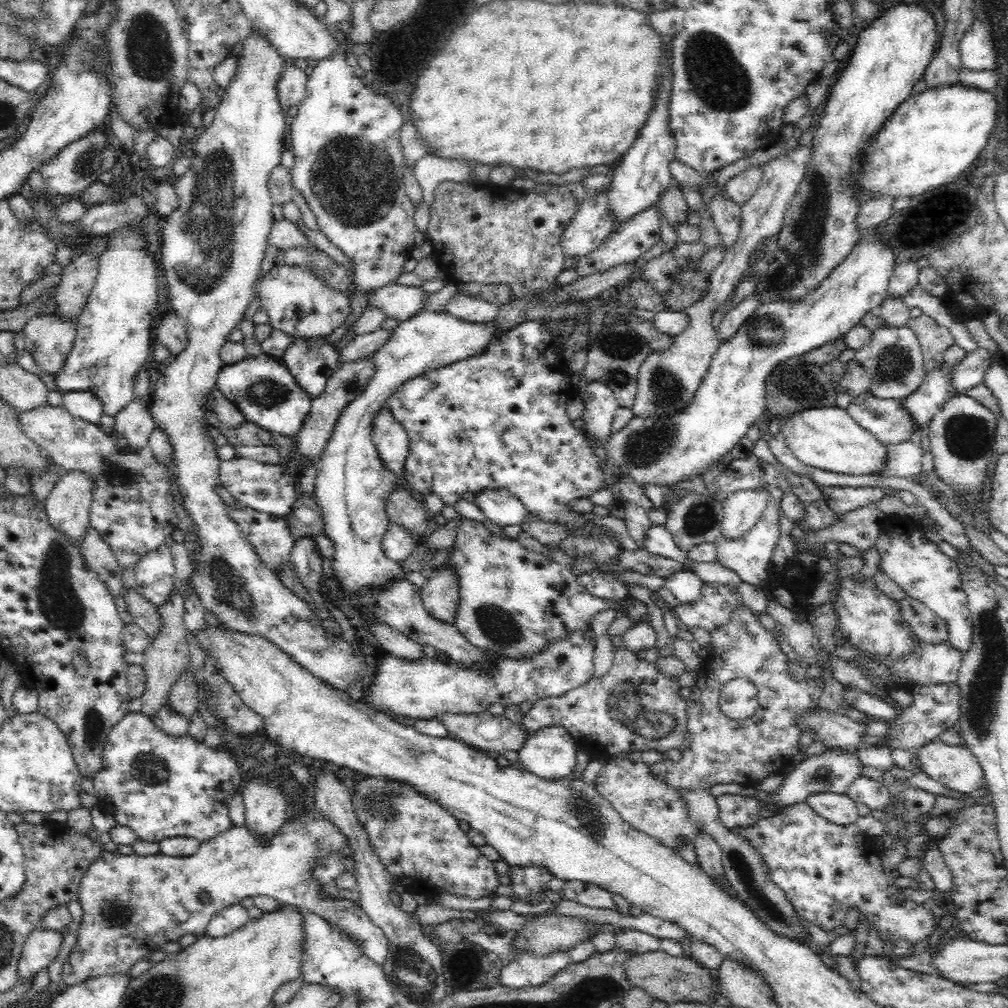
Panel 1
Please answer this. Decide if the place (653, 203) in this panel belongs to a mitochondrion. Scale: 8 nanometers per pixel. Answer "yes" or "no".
no

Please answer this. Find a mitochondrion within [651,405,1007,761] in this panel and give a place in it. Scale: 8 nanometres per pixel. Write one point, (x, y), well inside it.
(968, 436)

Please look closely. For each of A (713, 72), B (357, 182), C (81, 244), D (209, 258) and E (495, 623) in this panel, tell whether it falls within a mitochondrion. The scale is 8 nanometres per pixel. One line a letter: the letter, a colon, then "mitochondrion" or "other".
A: mitochondrion
B: mitochondrion
C: mitochondrion
D: mitochondrion
E: mitochondrion

